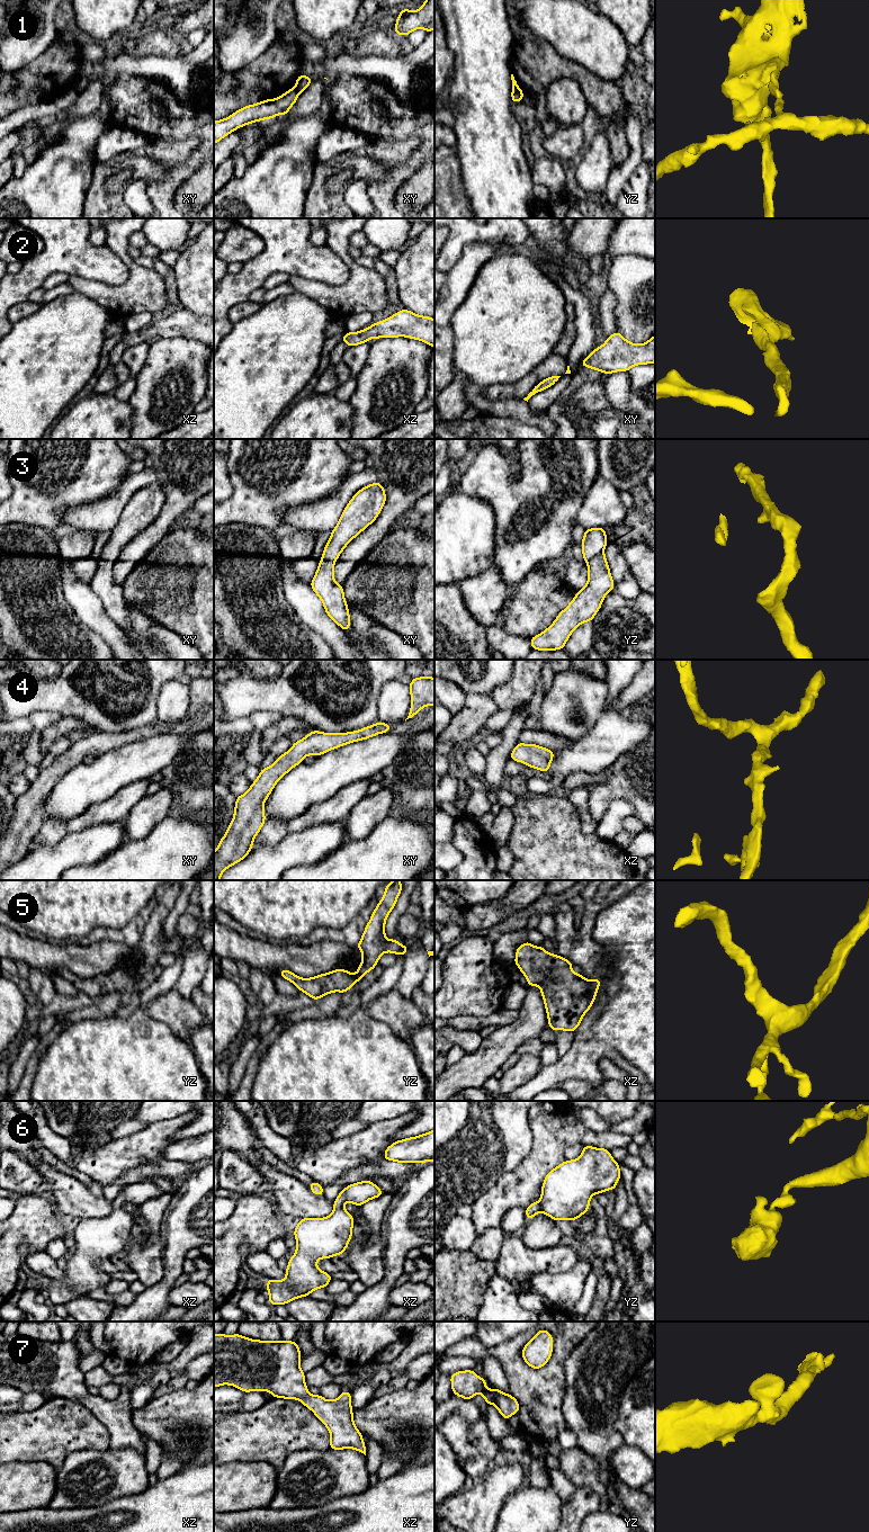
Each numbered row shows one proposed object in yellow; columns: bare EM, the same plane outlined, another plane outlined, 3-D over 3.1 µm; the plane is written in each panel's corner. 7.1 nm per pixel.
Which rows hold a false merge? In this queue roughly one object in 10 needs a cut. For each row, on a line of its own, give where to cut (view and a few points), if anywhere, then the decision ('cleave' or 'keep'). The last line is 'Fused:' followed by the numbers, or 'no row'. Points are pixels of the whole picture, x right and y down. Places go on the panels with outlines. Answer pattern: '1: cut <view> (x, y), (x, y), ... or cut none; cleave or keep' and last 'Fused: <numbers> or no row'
1: cut xy (295, 87), (298, 92); cleave
2: cut none; keep
3: cut none; keep
4: cut none; keep
5: cut none; keep
6: cut none; keep
7: cut none; keep
Fused: 1

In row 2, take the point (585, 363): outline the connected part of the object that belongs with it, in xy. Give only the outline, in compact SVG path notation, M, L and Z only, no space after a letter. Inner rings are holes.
M616 331L601 347L584 358L581 365L582 368L589 367L606 375L628 371L634 366L653 362L655 362L655 334L647 342L636 344Z

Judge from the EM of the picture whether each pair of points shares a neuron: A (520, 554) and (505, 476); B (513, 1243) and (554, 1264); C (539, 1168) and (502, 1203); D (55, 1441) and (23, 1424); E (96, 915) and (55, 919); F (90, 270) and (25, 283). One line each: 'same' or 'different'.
A: same
B: same
C: same
D: same
E: same
F: same

